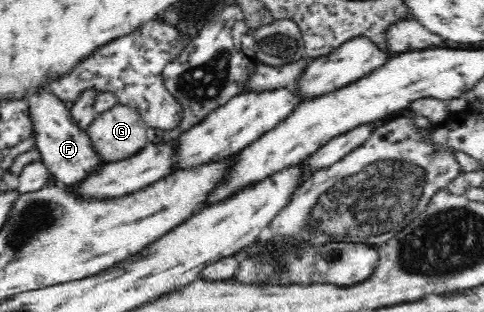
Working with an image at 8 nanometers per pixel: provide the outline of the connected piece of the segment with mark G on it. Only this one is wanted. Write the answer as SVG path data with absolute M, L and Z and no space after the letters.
M117 104L115 107L100 113L88 128L90 143L100 155L103 162L114 162L127 159L136 154L143 146L148 144L147 125L143 123L139 112Z

